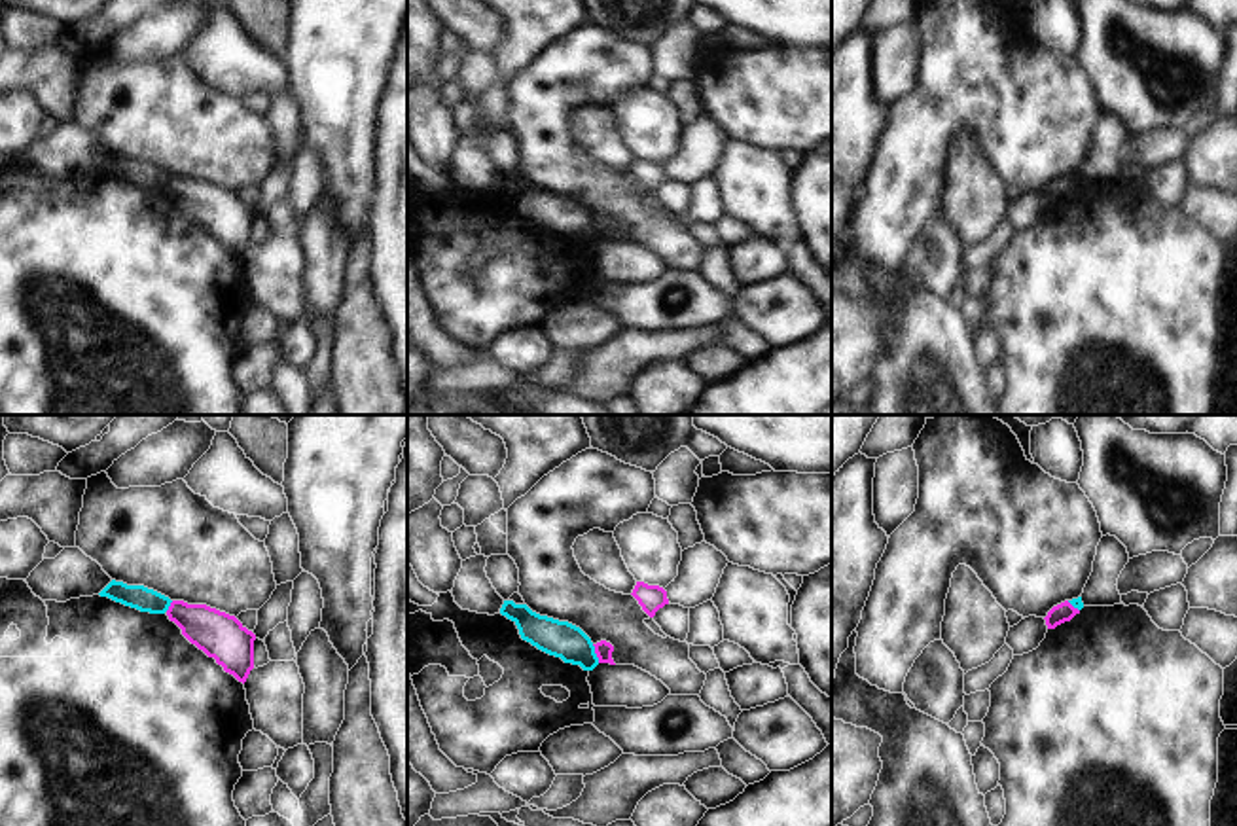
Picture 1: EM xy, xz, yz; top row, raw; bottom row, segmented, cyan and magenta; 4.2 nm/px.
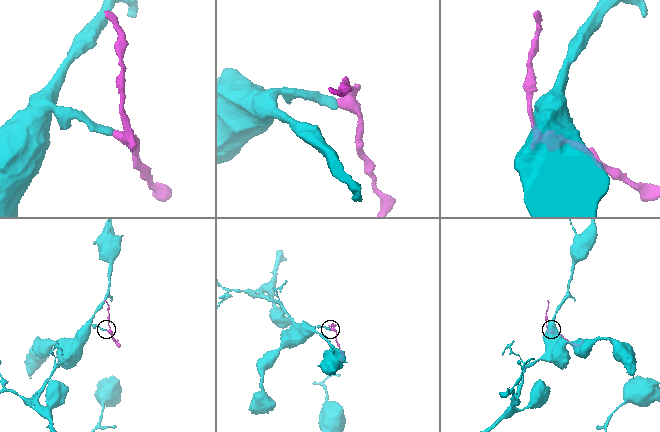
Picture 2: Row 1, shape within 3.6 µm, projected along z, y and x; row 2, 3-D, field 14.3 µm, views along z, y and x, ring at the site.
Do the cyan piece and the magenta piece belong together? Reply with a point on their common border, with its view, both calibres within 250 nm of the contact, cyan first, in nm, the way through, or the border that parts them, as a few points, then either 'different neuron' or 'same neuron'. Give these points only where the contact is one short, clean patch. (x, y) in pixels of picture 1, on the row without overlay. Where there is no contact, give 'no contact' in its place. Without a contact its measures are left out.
xz (595, 230) | 160/70 nm | along xz (591, 220), (599, 237) | different neuron

